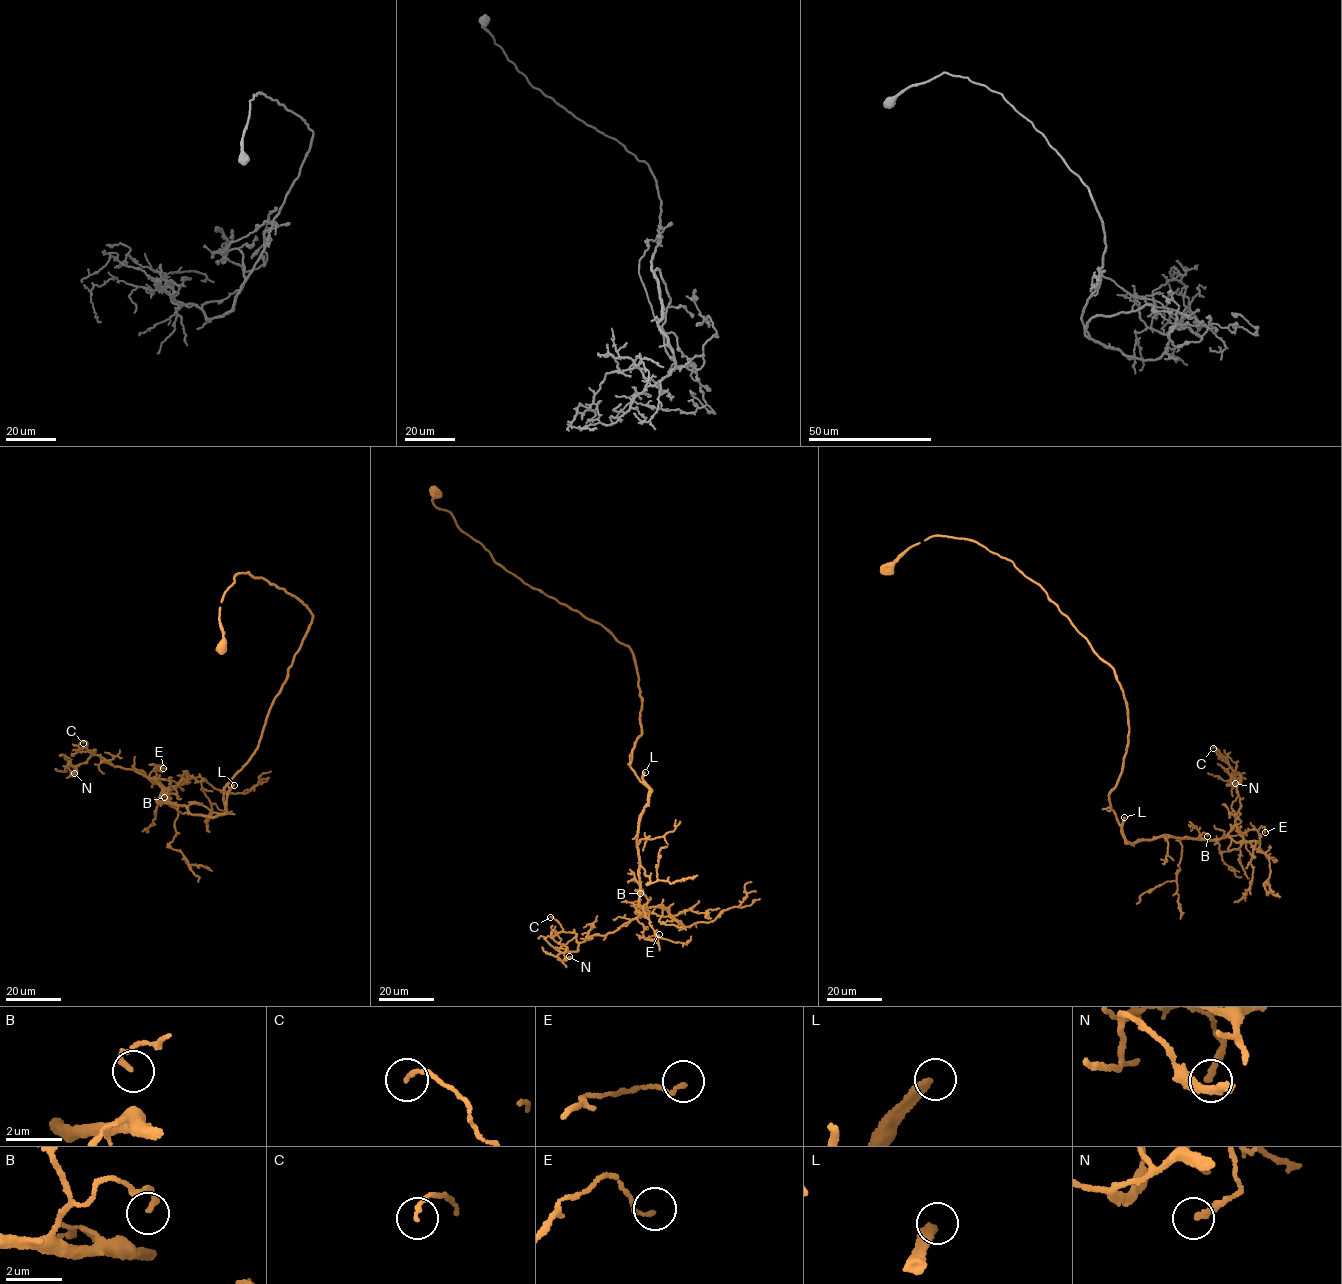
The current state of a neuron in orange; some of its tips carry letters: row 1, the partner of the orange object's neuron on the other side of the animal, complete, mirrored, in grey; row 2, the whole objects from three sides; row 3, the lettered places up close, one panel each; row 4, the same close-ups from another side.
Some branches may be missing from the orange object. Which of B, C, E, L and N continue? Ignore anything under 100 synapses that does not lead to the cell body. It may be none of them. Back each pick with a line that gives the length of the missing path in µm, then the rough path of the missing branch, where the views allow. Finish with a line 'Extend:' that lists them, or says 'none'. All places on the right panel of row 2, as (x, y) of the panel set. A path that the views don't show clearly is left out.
L: Missing length about 130 µm. Course of what is missing: (1124, 817), (1175, 803), (1211, 811), (1154, 791), (1120, 766), (1120, 772), (1108, 790), (1090, 795), (1086, 792)
Extend: L

